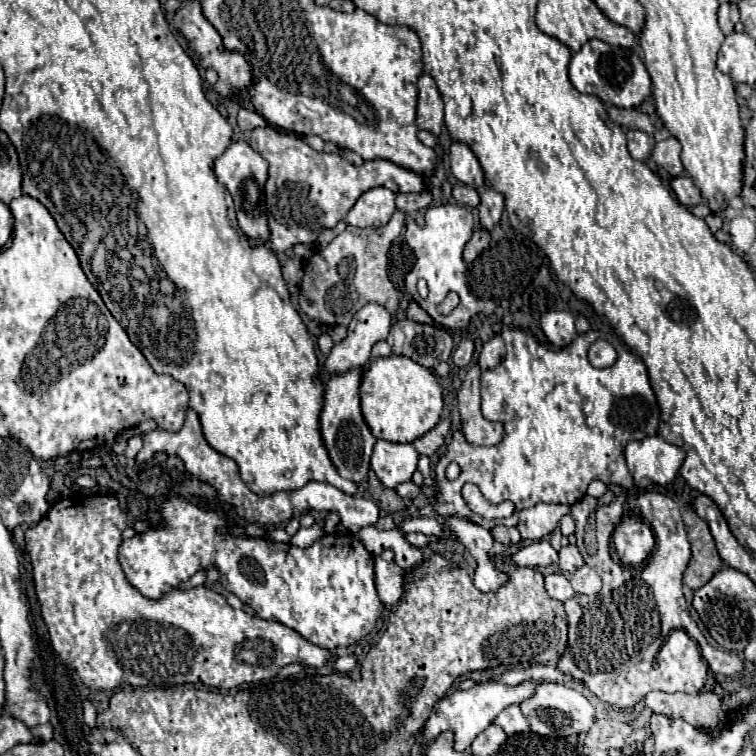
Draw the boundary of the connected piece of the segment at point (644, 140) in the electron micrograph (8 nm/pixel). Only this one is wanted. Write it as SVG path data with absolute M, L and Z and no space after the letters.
M627 131L627 141L629 153L637 161L645 161L655 147L655 139L643 131Z

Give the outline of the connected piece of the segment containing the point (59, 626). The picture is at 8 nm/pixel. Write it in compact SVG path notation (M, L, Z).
M73 495L57 501L45 519L25 531L35 591L43 621L51 635L51 645L59 653L61 661L75 669L89 689L111 691L123 685L163 687L179 683L201 683L207 687L231 689L243 683L271 679L289 663L323 667L335 657L335 651L309 643L283 623L265 621L257 615L251 617L241 609L233 609L225 597L213 589L173 589L159 601L145 599L135 587L129 585L117 561L121 531L125 527L127 517L115 497Z

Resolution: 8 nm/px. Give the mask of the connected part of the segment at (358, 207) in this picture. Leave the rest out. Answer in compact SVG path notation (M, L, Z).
M375 187L357 199L345 221L347 225L355 227L379 227L389 223L393 213L395 213L395 193L385 187Z

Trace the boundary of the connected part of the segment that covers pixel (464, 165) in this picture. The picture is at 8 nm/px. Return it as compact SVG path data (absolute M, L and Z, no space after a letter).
M455 141L449 149L449 155L451 155L451 171L457 181L471 185L471 187L483 185L481 165L479 165L475 153L469 149L469 145Z

